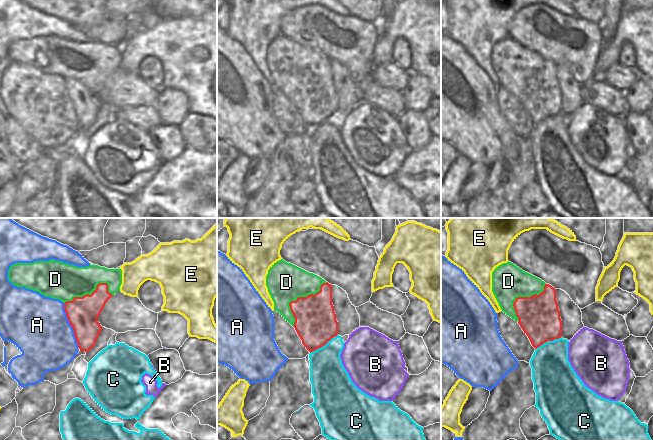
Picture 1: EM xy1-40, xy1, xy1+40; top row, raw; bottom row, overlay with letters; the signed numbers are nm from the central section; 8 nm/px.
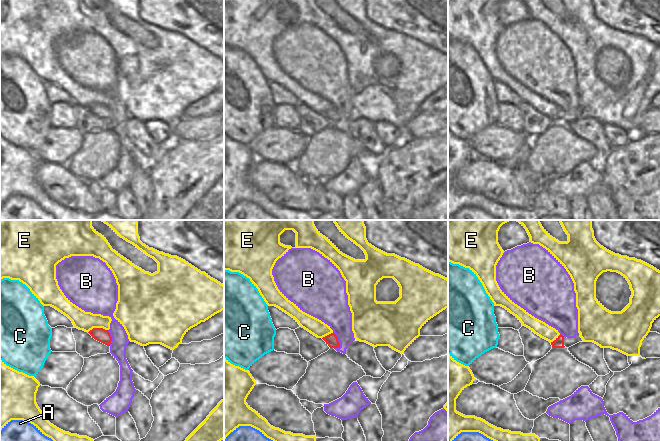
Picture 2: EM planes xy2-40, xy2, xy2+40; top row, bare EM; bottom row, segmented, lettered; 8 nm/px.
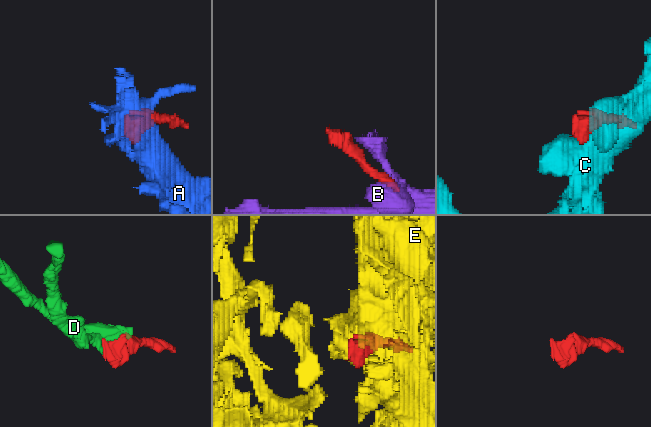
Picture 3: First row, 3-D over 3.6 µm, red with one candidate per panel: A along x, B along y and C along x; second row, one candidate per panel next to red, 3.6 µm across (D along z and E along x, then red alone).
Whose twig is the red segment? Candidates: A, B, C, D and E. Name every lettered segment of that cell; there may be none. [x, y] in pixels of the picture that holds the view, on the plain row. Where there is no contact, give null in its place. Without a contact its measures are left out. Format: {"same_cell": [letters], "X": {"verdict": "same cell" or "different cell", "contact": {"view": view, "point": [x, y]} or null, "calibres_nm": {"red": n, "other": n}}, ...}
{"same_cell": [], "A": {"verdict": "different cell", "contact": {"view": "xy1-40", "point": [70, 100]}, "calibres_nm": {"red": 260, "other": 480}}, "B": {"verdict": "different cell", "contact": {"view": "xy2", "point": [337, 116]}, "calibres_nm": {"red": 100, "other": 240}}, "C": {"verdict": "different cell", "contact": {"view": "xy1", "point": [321, 122]}, "calibres_nm": {"red": 340, "other": 300}}, "D": {"verdict": "different cell", "contact": {"view": "xy1", "point": [298, 73]}, "calibres_nm": {"red": 340, "other": 300}}, "E": {"verdict": "different cell", "contact": {"view": "xy2-40", "point": [97, 104]}, "calibres_nm": {"red": 110, "other": 160}}}

